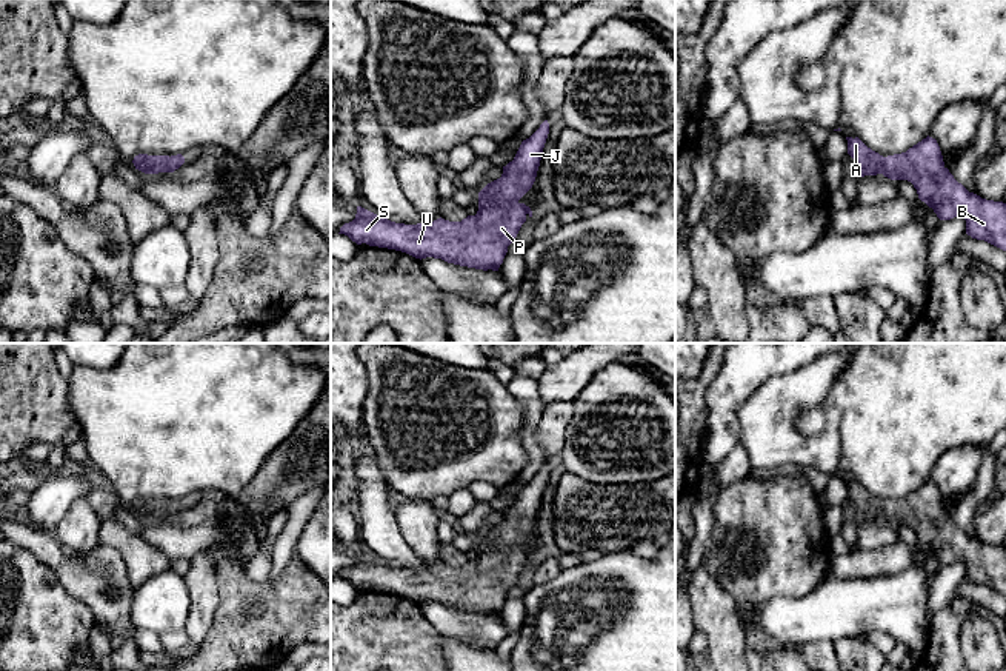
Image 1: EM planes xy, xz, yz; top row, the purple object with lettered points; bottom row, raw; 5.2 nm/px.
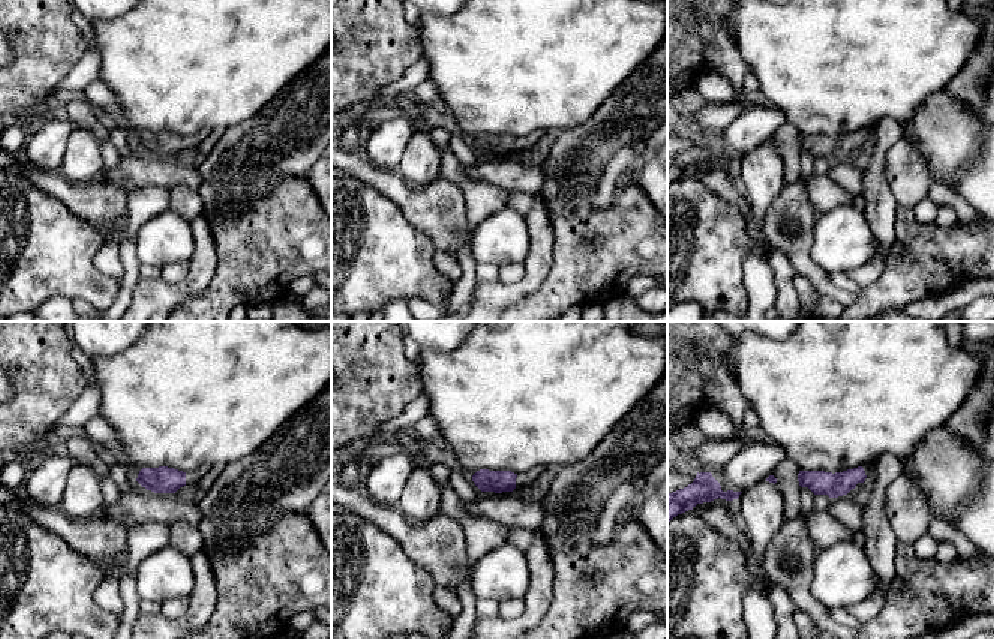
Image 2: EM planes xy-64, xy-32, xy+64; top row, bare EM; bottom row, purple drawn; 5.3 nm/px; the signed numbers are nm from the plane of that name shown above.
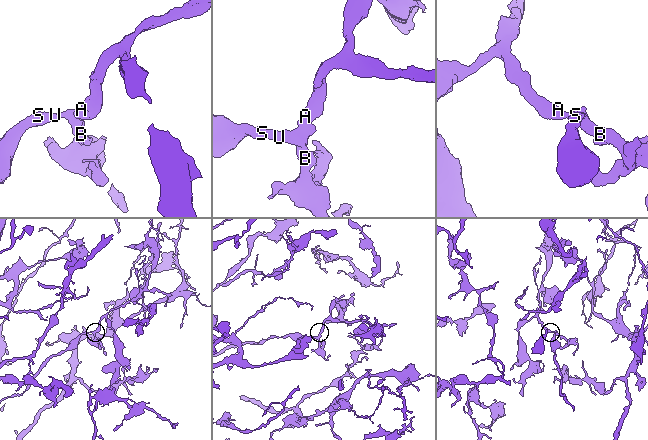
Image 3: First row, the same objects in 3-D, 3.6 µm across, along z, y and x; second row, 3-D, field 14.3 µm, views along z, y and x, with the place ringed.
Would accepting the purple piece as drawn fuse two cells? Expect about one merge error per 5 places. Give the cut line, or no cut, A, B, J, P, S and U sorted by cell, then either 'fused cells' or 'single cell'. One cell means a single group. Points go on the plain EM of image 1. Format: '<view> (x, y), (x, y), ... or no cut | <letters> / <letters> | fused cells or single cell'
no cut | A B J P S U | single cell

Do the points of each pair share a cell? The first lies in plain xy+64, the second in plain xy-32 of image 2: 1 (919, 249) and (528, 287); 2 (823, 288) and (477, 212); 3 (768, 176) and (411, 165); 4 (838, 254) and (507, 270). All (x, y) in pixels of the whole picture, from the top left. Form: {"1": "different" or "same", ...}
{"1": "different", "2": "different", "3": "same", "4": "different"}

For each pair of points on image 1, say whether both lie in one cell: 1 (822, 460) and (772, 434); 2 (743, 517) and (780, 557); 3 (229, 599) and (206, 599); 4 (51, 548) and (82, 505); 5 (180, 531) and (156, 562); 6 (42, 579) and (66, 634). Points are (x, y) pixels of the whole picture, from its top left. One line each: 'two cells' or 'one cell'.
1: one cell
2: one cell
3: two cells
4: two cells
5: two cells
6: one cell

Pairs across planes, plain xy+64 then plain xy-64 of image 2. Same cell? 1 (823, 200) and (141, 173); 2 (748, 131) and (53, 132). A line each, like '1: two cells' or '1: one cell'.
1: two cells
2: one cell

